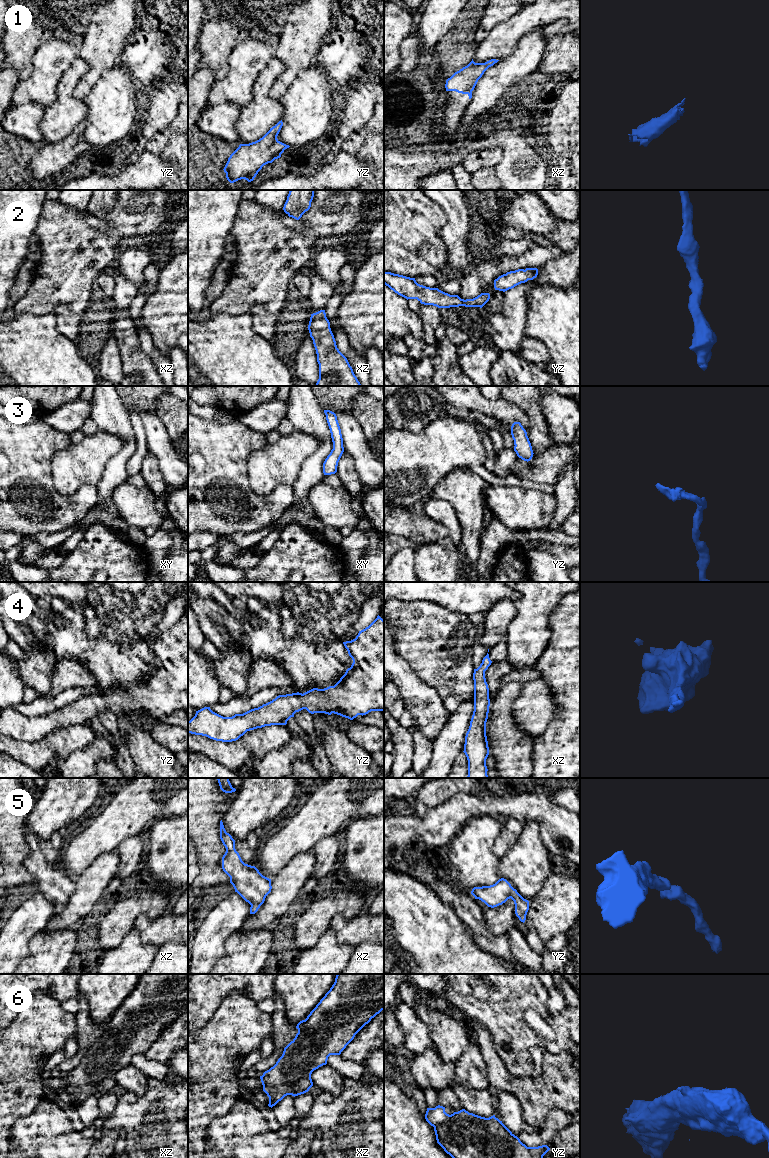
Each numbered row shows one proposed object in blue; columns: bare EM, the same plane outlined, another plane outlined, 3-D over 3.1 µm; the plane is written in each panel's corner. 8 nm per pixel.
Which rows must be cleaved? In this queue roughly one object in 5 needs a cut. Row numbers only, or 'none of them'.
6

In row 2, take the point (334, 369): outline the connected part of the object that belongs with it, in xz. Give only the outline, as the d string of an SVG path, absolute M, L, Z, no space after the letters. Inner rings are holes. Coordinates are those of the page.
M325 310L311 314L308 330L319 364L316 386L361 386L347 358L337 348Z

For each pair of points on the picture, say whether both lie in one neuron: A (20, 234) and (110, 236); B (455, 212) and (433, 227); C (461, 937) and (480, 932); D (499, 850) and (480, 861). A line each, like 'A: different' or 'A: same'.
A: different
B: different
C: different
D: different

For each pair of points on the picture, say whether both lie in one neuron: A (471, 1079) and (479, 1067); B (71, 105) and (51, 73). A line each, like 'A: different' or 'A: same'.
A: same
B: different

